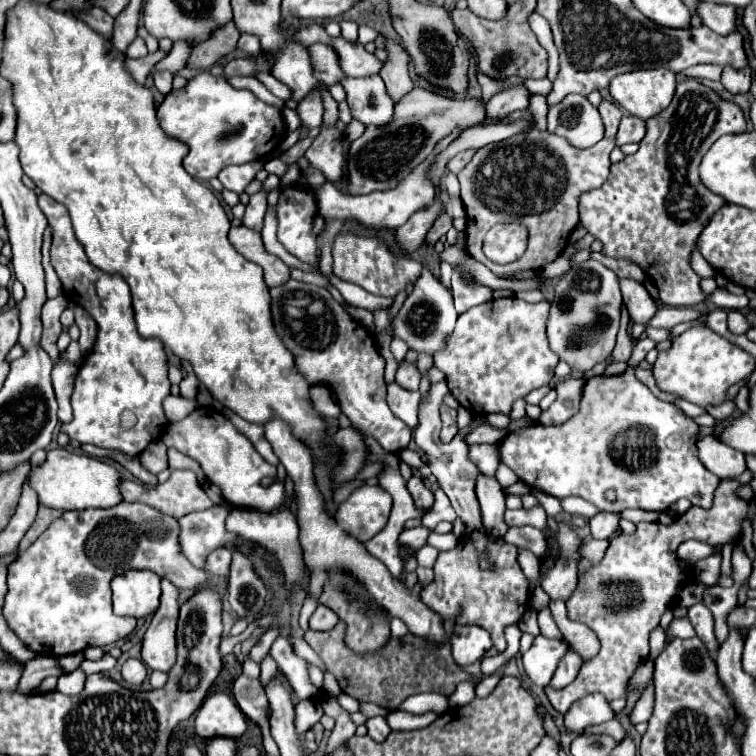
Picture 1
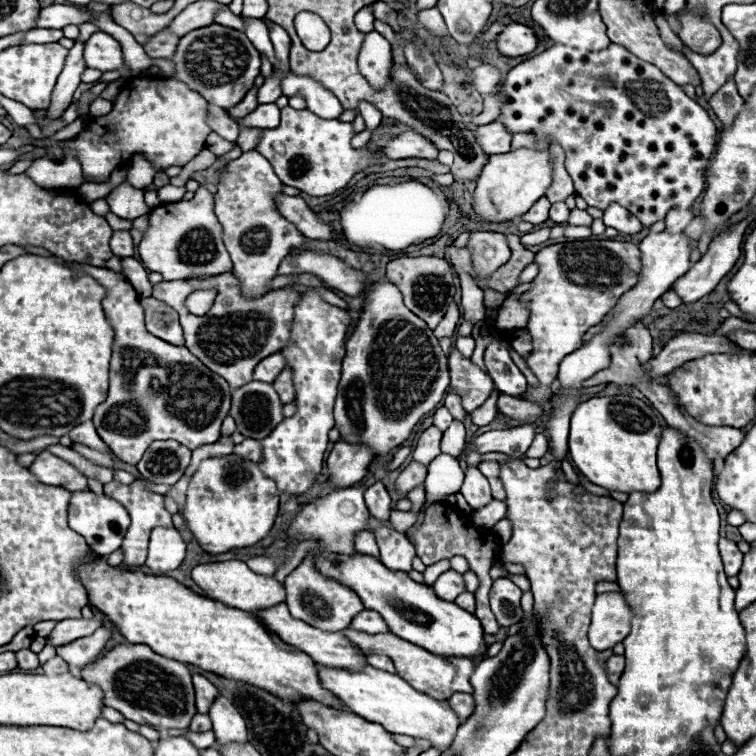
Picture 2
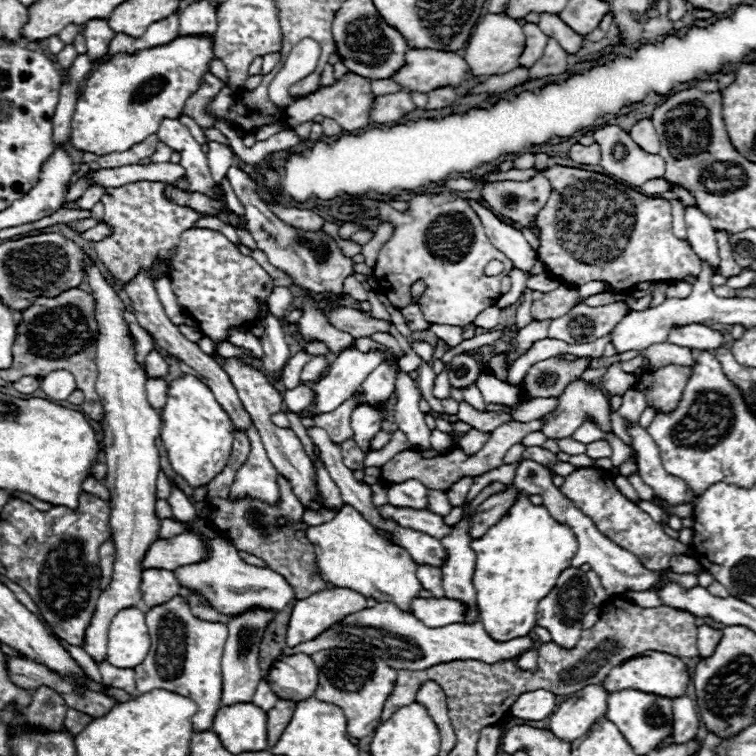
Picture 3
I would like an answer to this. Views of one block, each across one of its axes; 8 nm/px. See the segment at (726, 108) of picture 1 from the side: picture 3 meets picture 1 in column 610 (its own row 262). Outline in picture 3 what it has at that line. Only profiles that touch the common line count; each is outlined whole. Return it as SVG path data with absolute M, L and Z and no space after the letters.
M206 228L186 230L180 236L178 246L170 250L168 264L172 264L170 284L178 304L192 312L198 330L208 336L214 346L228 340L230 328L244 328L258 318L258 300L268 300L274 288L272 278L254 258L240 254L238 246L234 246L224 234Z

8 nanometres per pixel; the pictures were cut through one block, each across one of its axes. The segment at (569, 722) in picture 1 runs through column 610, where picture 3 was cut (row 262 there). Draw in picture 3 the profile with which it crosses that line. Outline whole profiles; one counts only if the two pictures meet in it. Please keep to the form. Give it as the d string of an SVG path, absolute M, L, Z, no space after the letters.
M684 206L684 218L686 218L686 232L690 248L698 254L700 260L706 260L712 266L720 264L718 246L714 238L714 228L710 226L710 220L698 206Z

